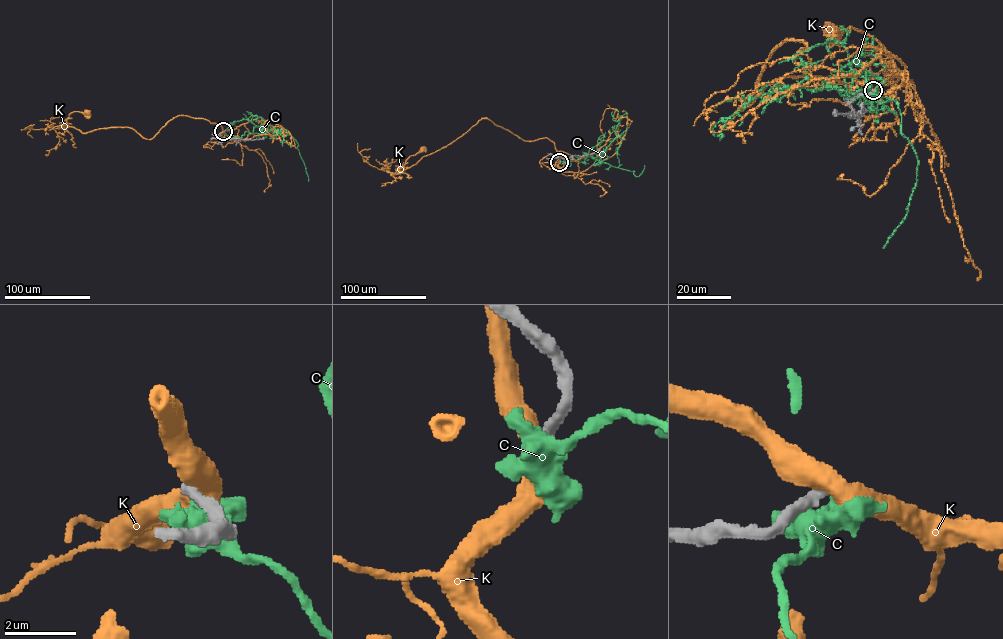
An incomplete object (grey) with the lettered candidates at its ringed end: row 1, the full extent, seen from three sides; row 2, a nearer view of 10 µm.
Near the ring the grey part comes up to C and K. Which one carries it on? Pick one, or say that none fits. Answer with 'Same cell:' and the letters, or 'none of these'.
Same cell: none of these

